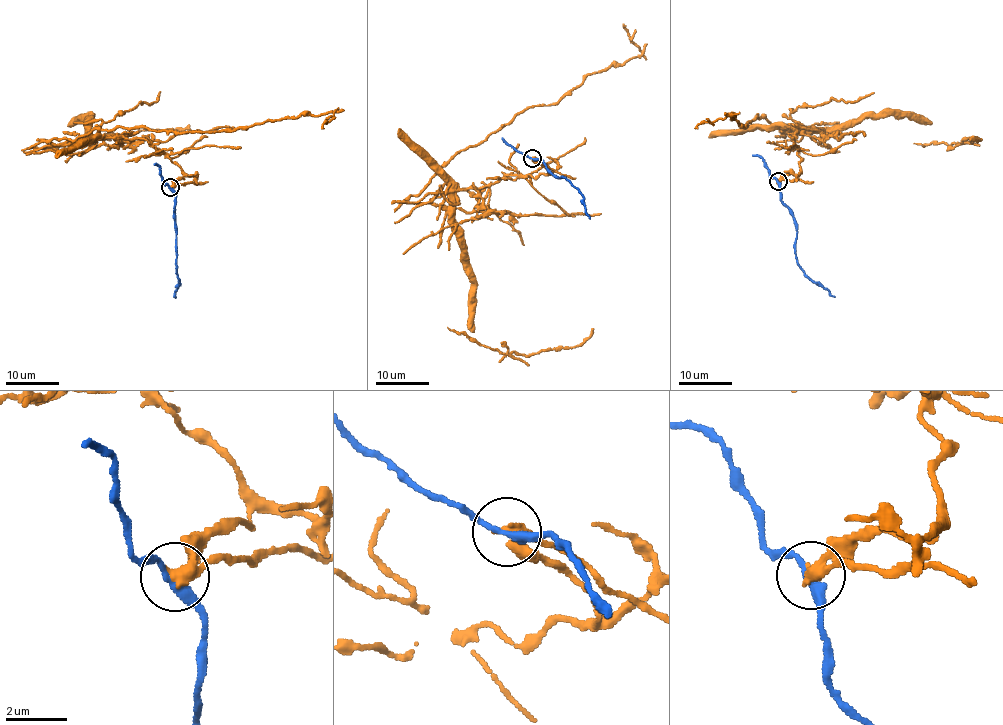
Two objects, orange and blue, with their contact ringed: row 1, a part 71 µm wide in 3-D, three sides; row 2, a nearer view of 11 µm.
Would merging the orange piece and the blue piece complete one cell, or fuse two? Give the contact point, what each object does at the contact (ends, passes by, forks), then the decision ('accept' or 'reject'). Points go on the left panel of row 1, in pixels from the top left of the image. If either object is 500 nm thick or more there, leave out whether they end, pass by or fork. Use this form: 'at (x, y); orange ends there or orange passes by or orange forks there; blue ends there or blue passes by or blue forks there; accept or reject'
at (170, 187); orange ends there; blue passes by; reject

